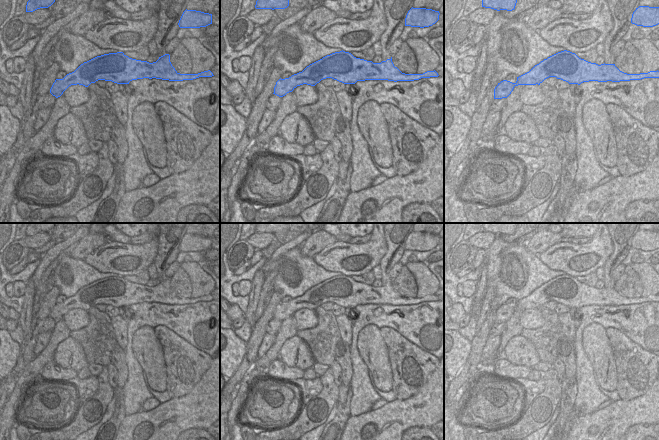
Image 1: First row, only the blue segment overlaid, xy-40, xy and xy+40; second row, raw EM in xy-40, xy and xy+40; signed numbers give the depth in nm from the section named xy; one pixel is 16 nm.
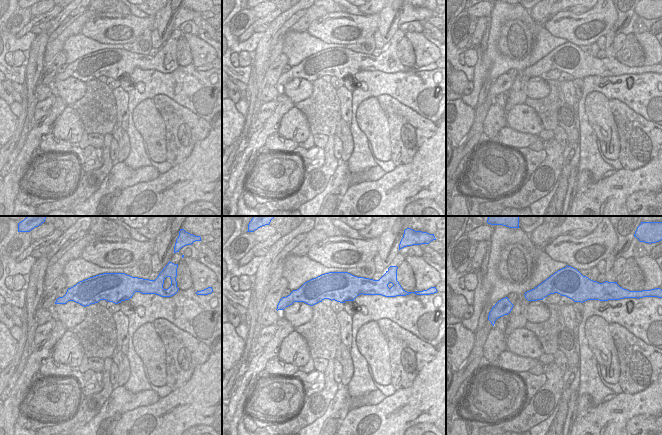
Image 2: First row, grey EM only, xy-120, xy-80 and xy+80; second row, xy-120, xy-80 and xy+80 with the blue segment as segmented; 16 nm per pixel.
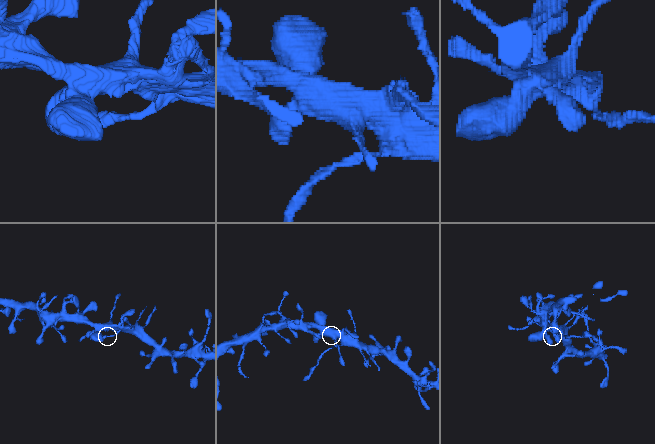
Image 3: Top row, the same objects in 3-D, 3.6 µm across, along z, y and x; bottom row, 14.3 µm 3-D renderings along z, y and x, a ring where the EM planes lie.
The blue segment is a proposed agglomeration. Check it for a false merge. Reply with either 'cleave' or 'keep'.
keep

